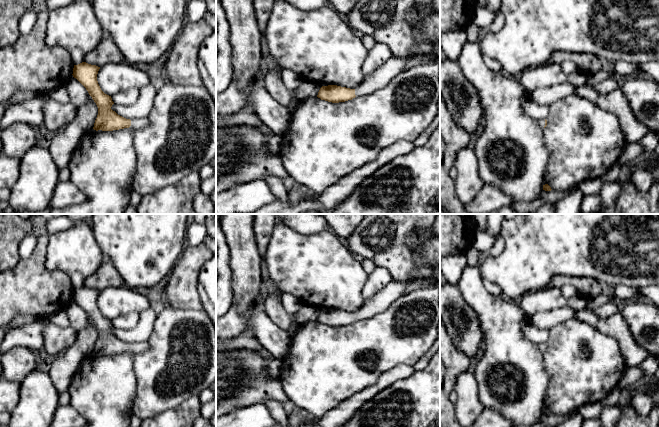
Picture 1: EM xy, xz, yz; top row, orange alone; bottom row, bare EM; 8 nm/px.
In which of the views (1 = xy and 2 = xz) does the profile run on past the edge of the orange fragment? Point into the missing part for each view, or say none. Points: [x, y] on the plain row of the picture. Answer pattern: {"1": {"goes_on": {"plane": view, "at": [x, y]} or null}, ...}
{"1": {"goes_on": {"plane": "xy", "at": [139, 347]}}, "2": {"goes_on": {"plane": "xz", "at": [426, 245]}}}

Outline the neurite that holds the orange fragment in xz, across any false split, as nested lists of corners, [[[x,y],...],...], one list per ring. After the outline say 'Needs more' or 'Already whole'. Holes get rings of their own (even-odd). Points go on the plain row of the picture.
[[[431,229],[415,232],[408,238],[408,246],[415,254],[417,269],[412,272],[406,282],[392,281],[374,297],[366,300],[355,313],[337,309],[322,310],[317,321],[332,327],[352,324],[356,320],[370,318],[374,314],[386,310],[396,299],[407,293],[408,286],[428,276],[440,278],[440,236]]]. Needs more

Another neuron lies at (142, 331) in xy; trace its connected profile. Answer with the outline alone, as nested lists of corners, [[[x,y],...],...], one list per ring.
[[[146,309],[139,313],[139,321],[134,328],[125,330],[113,328],[111,333],[130,344],[147,341],[153,331],[156,318],[157,314],[154,310]]]

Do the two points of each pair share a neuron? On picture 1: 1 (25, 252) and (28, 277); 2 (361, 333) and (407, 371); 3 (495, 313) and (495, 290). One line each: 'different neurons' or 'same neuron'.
1: different neurons
2: different neurons
3: different neurons

